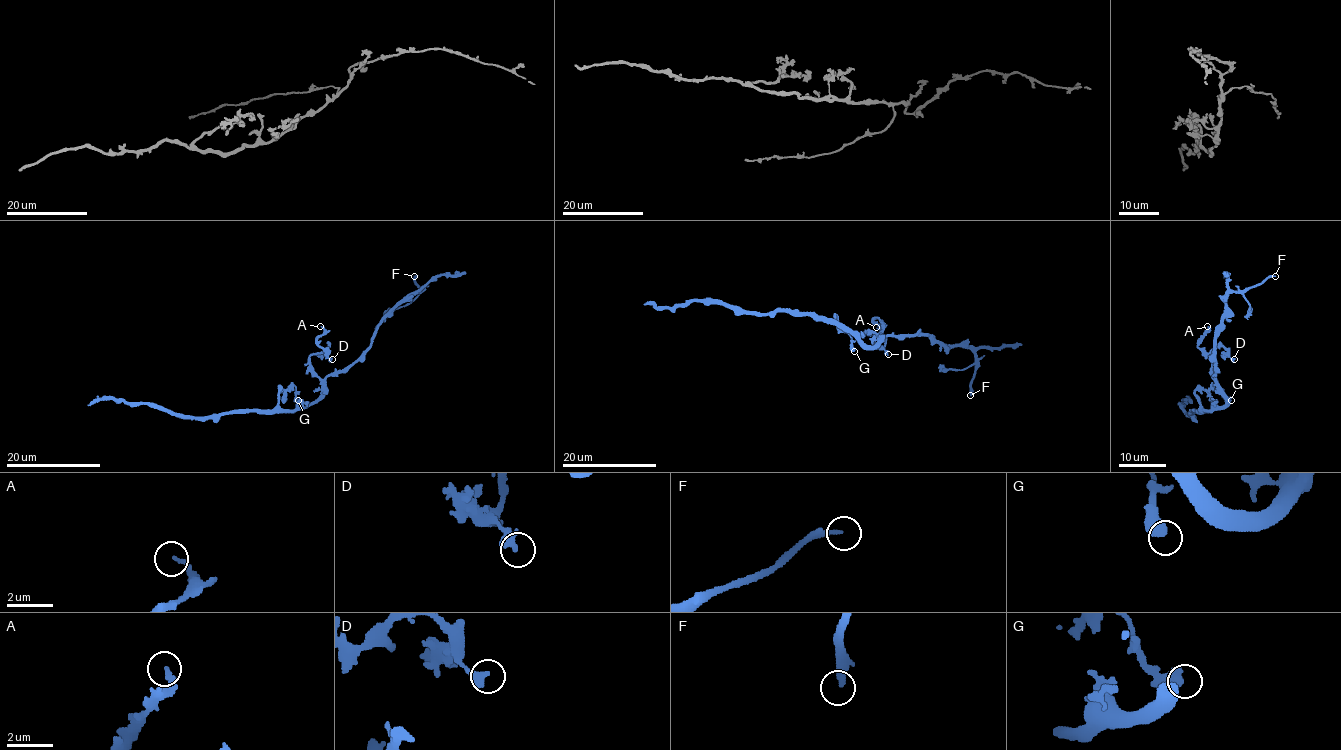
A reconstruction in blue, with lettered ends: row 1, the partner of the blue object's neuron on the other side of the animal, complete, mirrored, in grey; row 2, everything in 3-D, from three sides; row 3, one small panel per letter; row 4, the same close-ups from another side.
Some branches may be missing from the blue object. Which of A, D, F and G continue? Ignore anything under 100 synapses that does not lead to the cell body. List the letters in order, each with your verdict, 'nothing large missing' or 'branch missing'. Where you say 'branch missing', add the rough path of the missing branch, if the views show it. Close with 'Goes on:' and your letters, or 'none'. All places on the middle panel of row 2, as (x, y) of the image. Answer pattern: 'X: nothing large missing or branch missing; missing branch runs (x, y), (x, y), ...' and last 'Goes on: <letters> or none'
A: nothing large missing
D: nothing large missing
F: branch missing; missing branch runs (970, 395), (956, 407), (939, 407), (924, 414), (914, 414), (909, 408), (911, 368), (903, 345)
G: nothing large missing
Goes on: F

